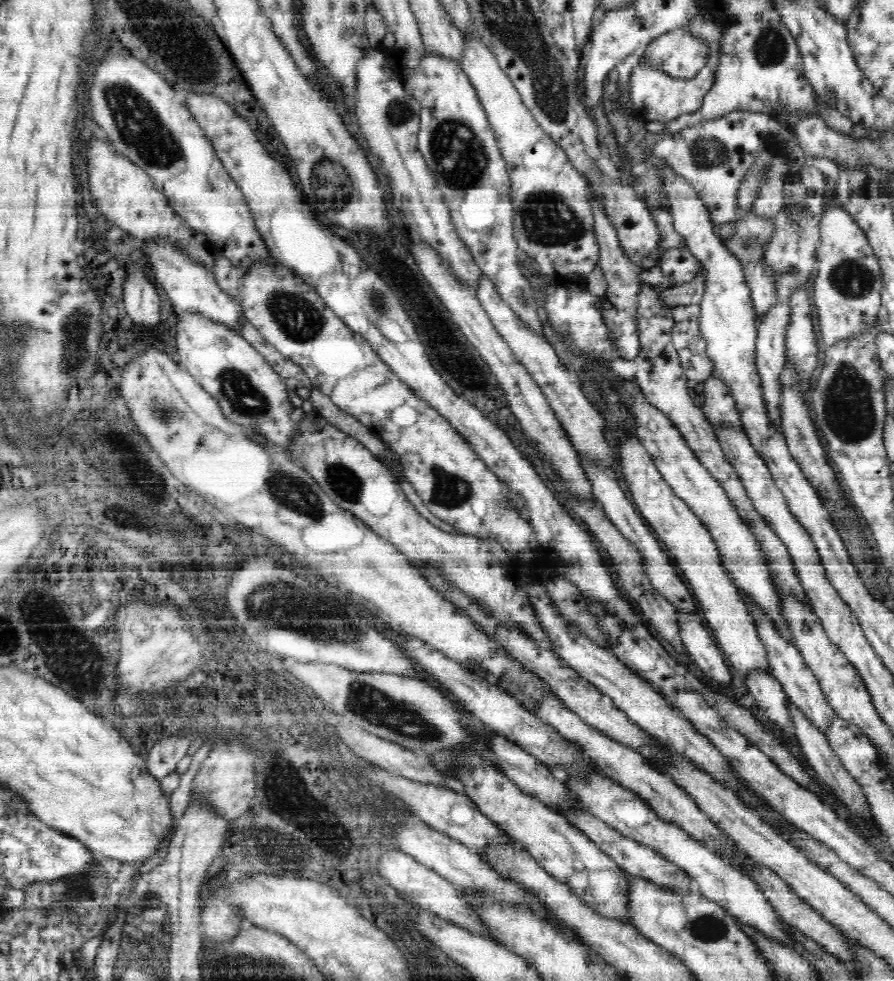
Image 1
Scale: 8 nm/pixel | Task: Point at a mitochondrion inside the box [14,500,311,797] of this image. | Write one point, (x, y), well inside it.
(57, 641)

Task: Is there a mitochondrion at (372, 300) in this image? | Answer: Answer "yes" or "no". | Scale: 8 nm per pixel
yes

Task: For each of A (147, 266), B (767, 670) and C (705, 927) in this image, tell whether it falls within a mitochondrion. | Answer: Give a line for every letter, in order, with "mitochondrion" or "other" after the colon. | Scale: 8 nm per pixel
A: other
B: other
C: mitochondrion

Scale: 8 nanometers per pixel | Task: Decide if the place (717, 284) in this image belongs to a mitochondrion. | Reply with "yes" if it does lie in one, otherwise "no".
no

